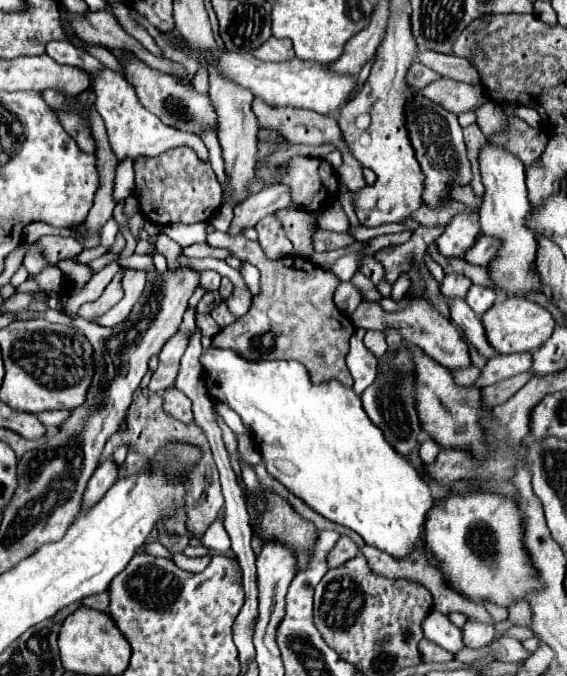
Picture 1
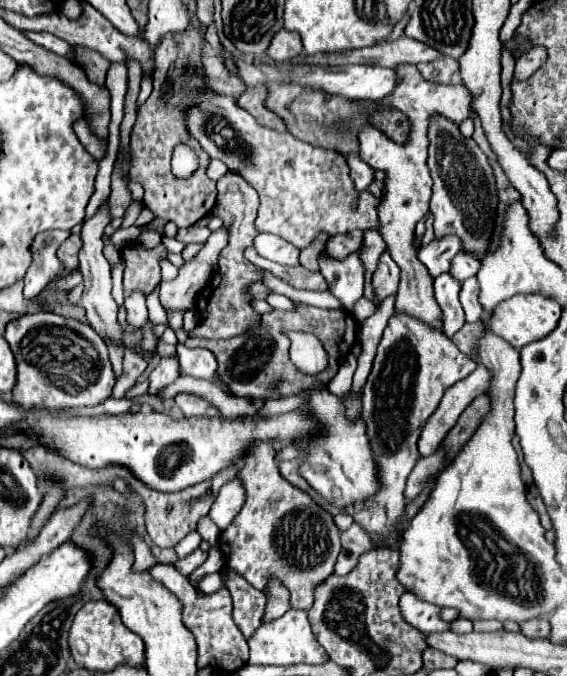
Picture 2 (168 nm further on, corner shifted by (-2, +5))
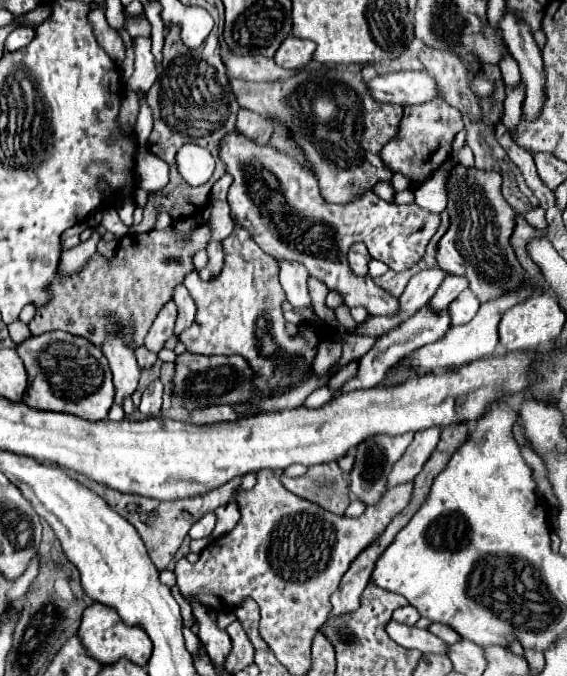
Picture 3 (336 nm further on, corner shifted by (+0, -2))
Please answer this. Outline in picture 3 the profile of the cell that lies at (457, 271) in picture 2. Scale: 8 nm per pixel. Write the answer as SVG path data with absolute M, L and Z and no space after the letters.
M448 275L448 277L442 281L440 289L436 291L436 297L432 297L430 305L432 305L436 311L440 311L440 309L448 307L450 301L454 301L466 287L468 287L468 279L466 279L464 275Z

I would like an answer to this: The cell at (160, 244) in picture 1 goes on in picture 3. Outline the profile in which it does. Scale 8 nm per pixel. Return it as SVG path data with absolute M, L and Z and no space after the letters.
M240 223L234 225L234 231L230 237L222 241L224 249L224 267L220 275L212 281L202 281L196 271L188 273L184 277L184 285L190 291L198 311L196 319L190 329L186 329L180 339L186 345L186 351L190 353L202 353L202 355L232 355L240 353L250 361L250 365L260 373L260 385L296 385L304 371L312 365L316 349L308 349L304 345L304 339L298 335L296 325L286 325L286 319L282 317L280 303L286 299L284 289L278 281L278 265L276 259L266 255L254 241L248 229L244 229Z

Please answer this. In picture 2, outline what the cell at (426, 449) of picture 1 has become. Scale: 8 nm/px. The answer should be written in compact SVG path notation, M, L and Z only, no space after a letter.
M478 364L478 368L466 376L464 380L456 382L444 392L442 402L438 404L436 412L428 418L420 440L418 440L418 452L420 456L430 456L438 450L444 436L450 432L450 428L456 424L458 416L466 410L466 406L480 394L486 392L490 384L490 372Z

